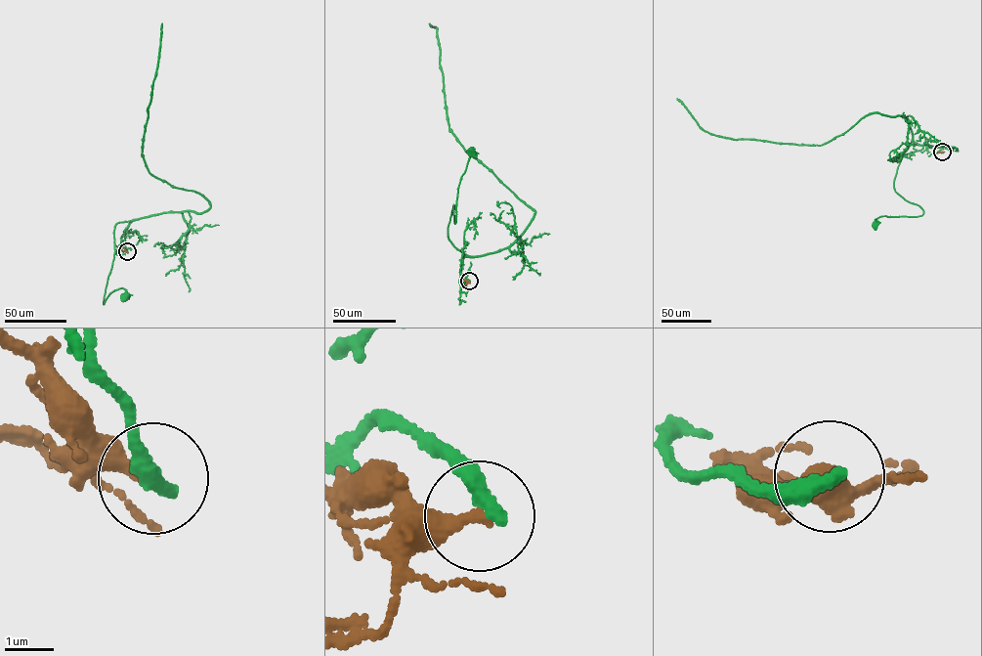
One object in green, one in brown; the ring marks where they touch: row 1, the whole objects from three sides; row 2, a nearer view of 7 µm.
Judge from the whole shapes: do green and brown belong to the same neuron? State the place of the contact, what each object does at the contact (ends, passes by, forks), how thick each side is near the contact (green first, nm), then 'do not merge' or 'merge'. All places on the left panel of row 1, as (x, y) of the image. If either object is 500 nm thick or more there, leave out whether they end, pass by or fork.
(127, 251) | green ends | brown ends | 380/280 nm | do not merge

